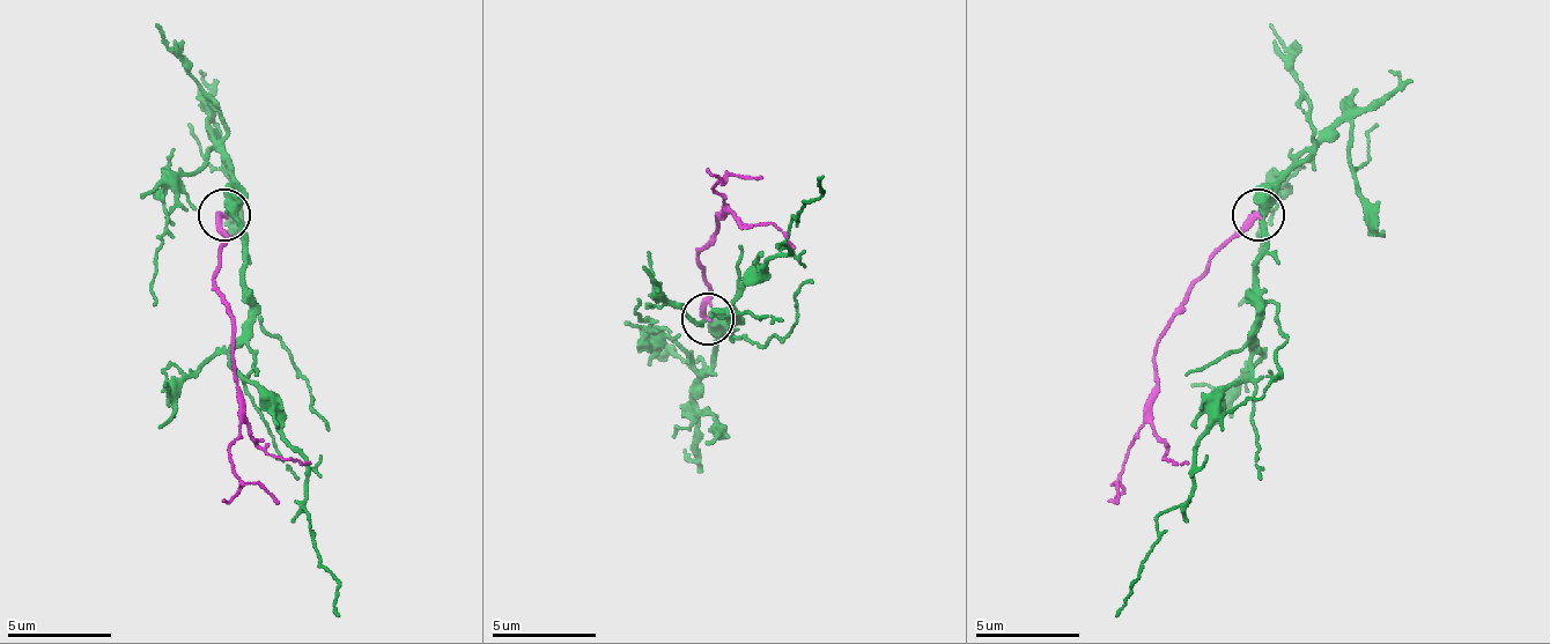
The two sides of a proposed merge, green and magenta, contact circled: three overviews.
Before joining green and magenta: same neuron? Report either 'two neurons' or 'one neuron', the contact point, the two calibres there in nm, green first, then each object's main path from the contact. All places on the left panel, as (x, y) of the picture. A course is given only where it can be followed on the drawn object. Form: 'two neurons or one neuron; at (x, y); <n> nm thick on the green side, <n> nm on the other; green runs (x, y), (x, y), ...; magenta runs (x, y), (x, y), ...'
two neurons; at (223, 214); 400 nm thick on the green side, 340 nm on the other; green runs (224, 215), (241, 236), (246, 304), (230, 367), (261, 393), (309, 471), (303, 512), (340, 617); magenta runs (224, 215), (214, 283), (230, 341), (241, 424), (230, 460), (246, 481), (278, 502)

